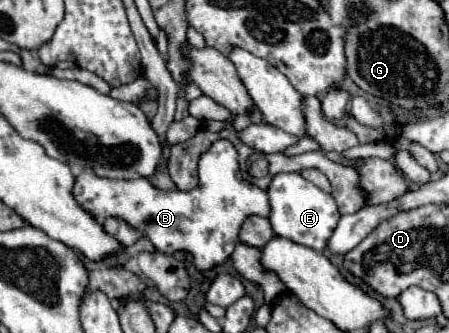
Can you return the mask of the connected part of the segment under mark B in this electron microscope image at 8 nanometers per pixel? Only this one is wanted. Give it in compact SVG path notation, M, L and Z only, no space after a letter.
M216 141L210 151L200 157L200 183L192 191L160 191L146 179L106 179L94 173L82 173L74 185L76 201L96 219L118 217L132 227L144 231L154 247L162 253L186 251L194 257L194 265L206 271L224 263L236 243L238 231L246 217L270 215L270 199L266 189L242 179L238 169L238 153L230 141Z

